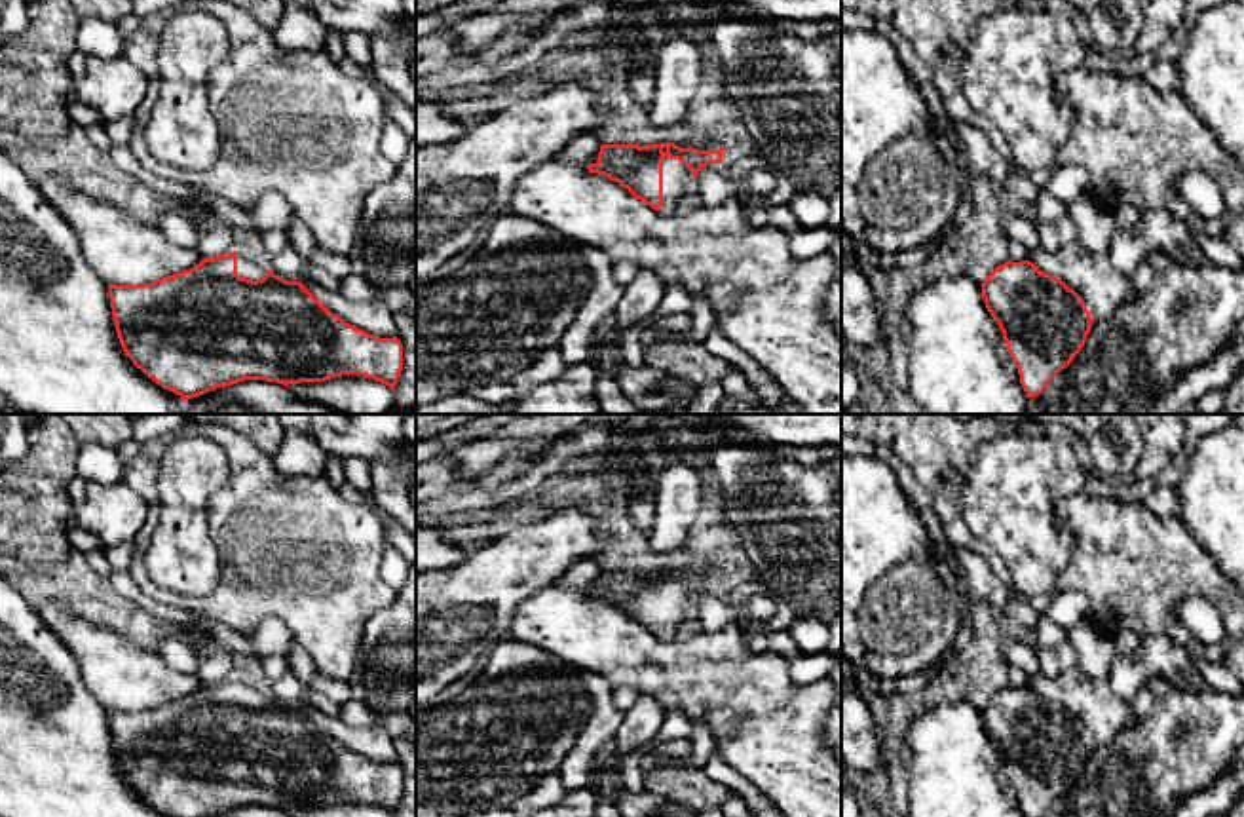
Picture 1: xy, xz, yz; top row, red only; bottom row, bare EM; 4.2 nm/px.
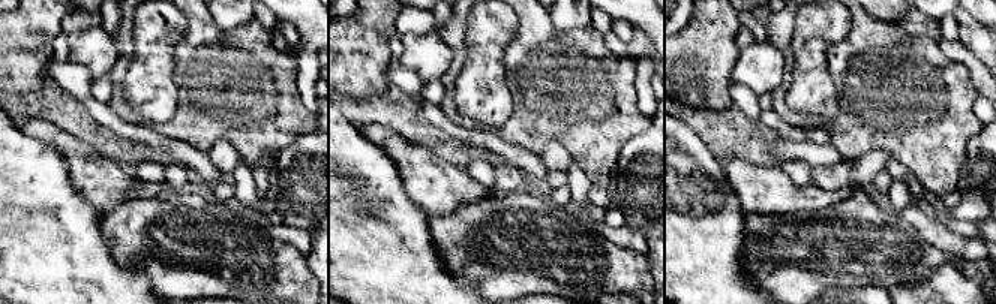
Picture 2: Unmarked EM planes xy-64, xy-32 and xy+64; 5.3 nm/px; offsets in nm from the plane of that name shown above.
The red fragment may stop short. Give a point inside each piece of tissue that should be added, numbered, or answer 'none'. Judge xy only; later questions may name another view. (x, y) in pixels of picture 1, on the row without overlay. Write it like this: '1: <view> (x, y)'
1: xy (253, 692)

